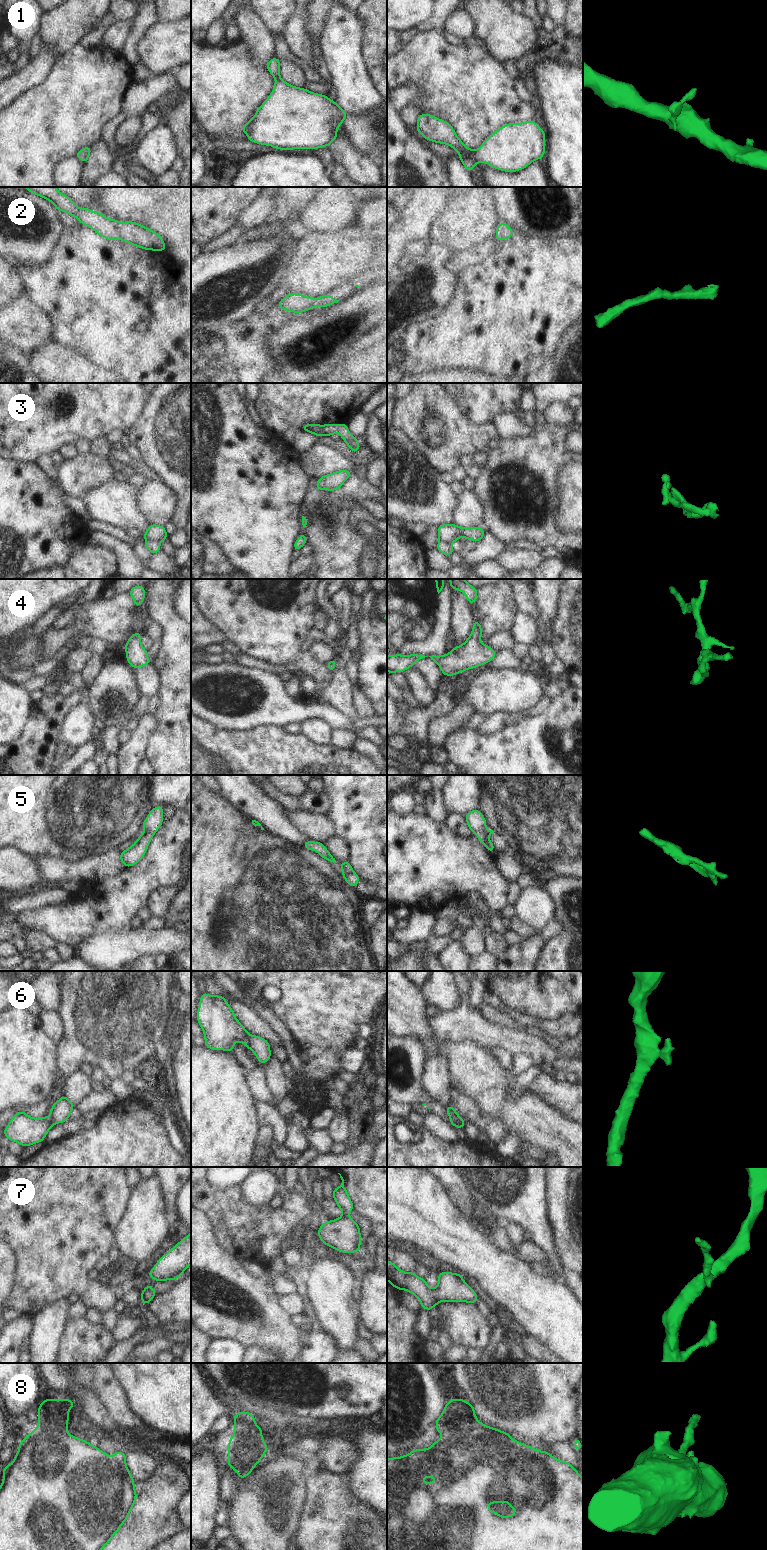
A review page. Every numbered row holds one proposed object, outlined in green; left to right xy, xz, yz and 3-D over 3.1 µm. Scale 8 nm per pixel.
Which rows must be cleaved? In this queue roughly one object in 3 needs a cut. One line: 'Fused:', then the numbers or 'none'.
Fused: 3, 6

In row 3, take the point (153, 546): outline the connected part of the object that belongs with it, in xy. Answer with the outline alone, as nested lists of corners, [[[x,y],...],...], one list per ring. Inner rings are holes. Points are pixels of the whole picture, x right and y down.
[[[149,540],[146,542],[145,547],[152,553],[156,554],[160,551],[160,542]]]

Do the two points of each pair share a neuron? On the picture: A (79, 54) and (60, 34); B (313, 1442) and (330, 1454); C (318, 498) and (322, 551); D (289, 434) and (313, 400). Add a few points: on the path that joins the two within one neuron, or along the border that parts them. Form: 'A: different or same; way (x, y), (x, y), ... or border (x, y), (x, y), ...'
A: different; border (80, 43), (71, 48), (58, 60)
B: different; border (317, 1434), (320, 1439), (320, 1447), (312, 1455)
C: same; way (319, 511), (318, 515), (322, 519), (322, 538)
D: different; border (301, 429), (286, 429), (280, 436)

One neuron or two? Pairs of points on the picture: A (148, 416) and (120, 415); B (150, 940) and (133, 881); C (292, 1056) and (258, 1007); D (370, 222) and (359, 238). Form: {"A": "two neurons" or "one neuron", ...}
{"A": "two neurons", "B": "two neurons", "C": "one neuron", "D": "two neurons"}

